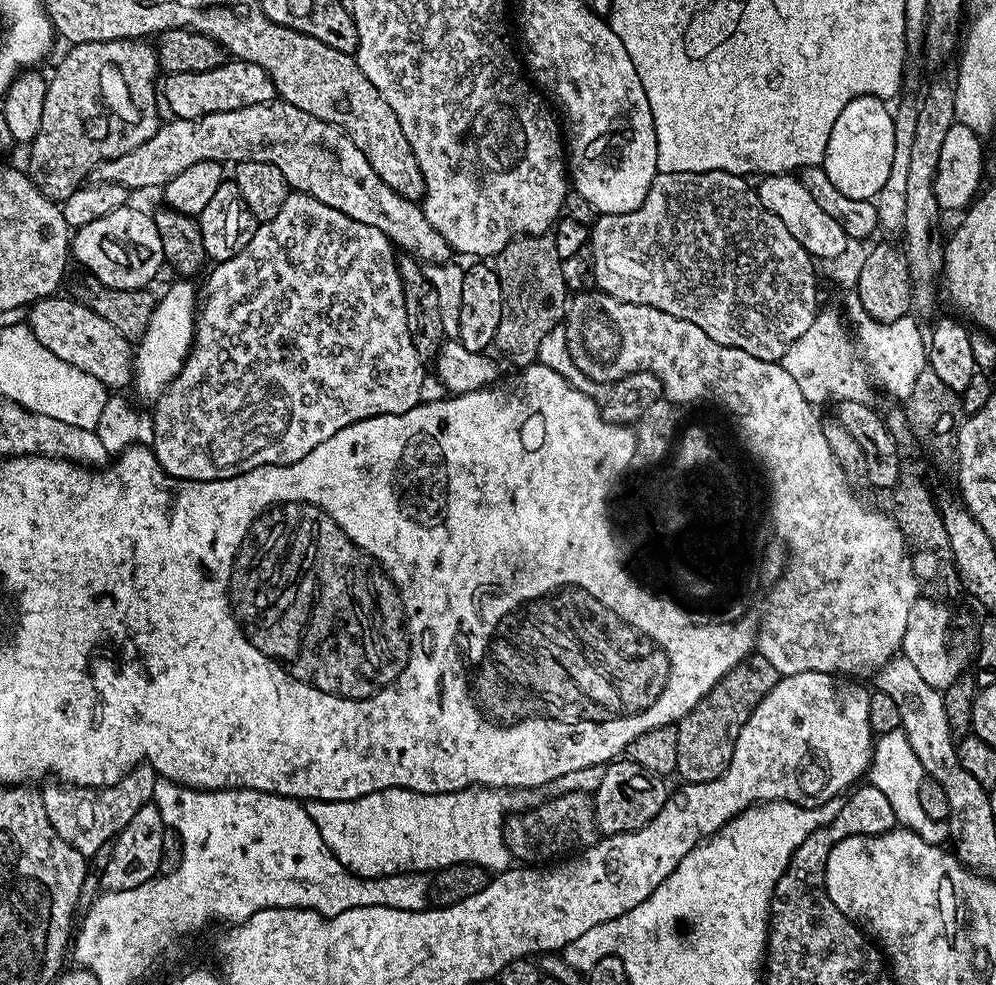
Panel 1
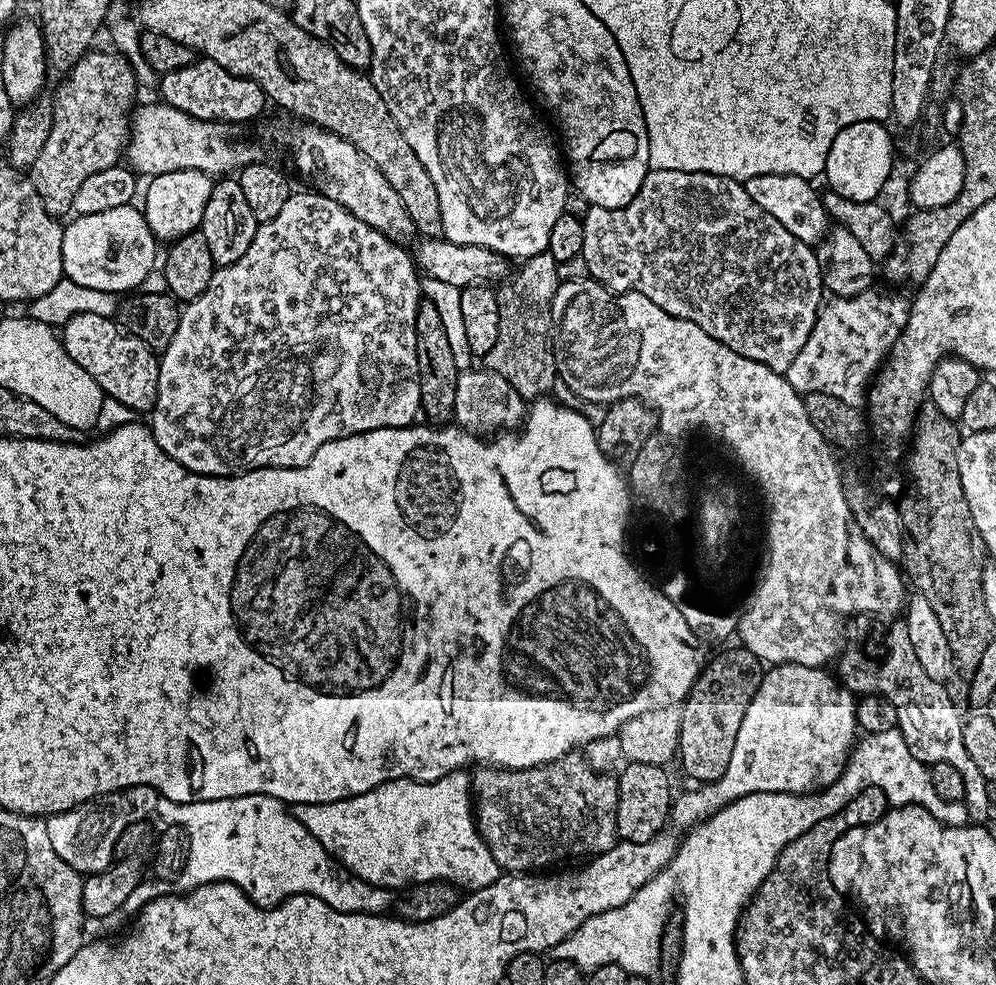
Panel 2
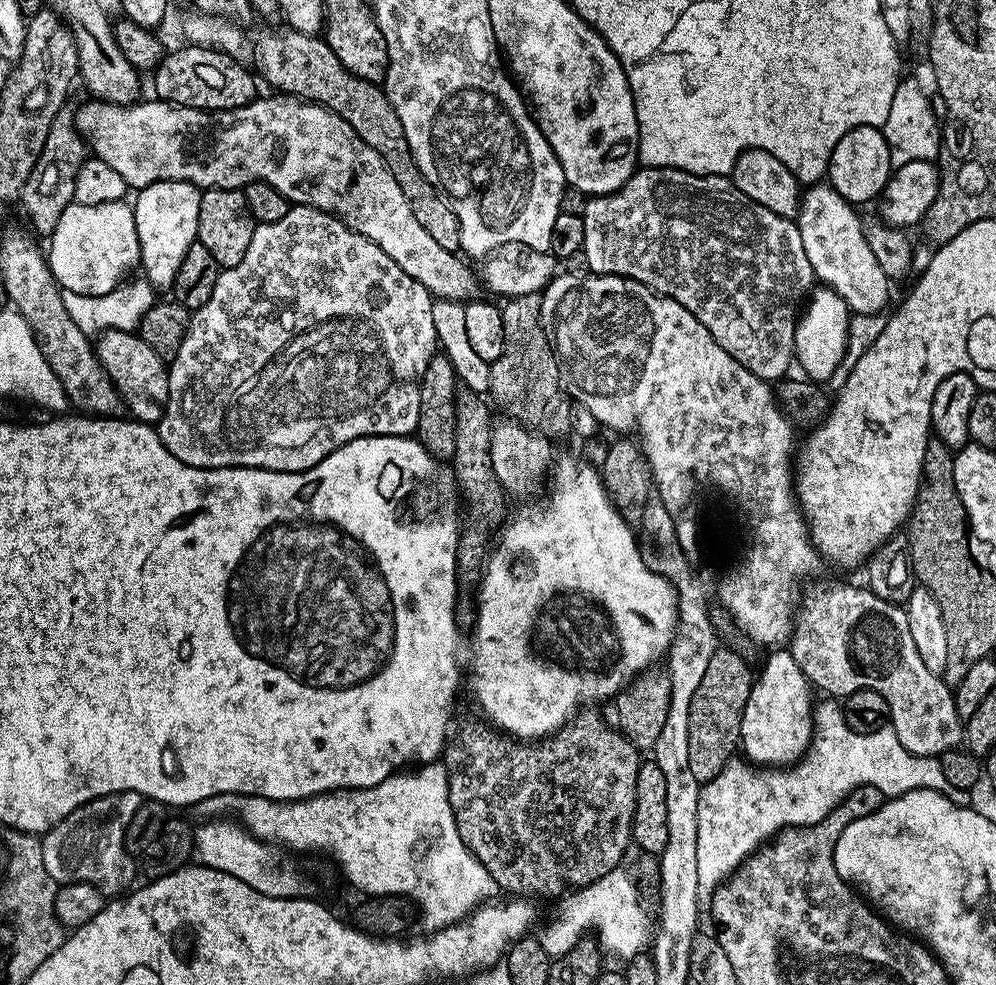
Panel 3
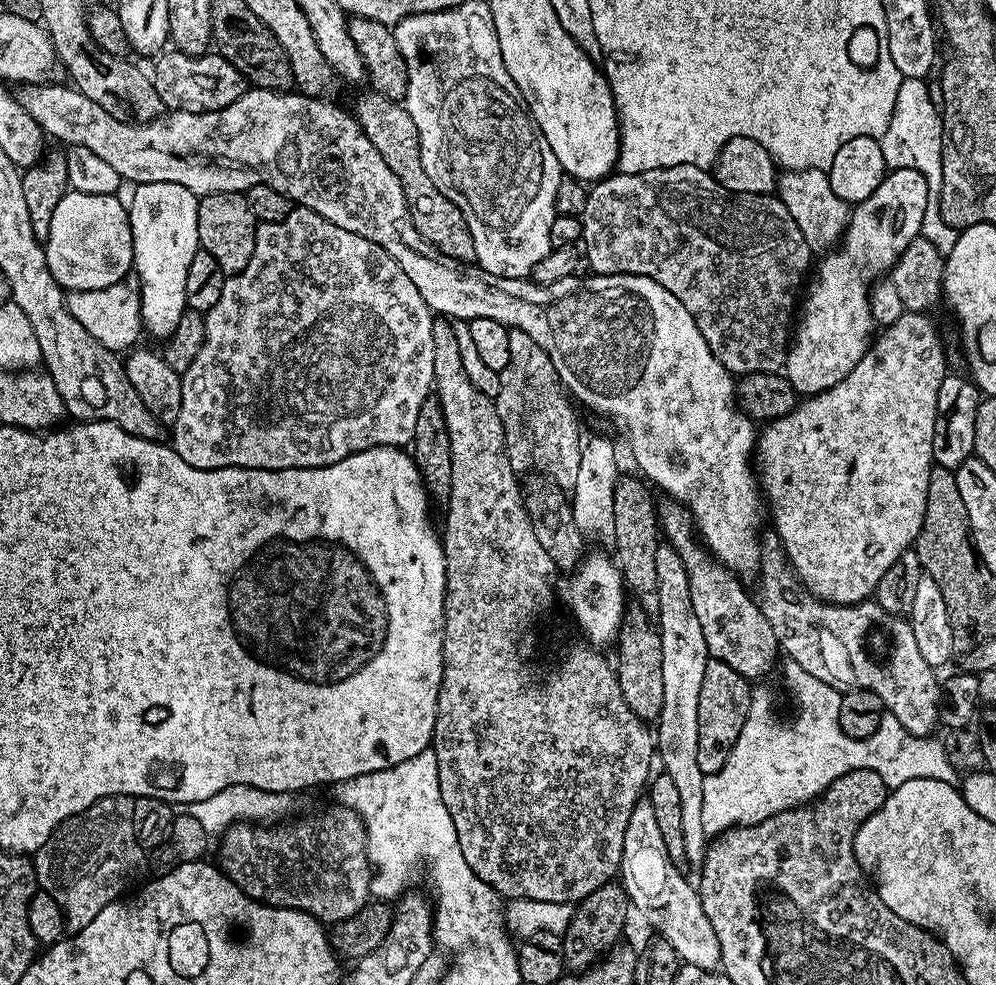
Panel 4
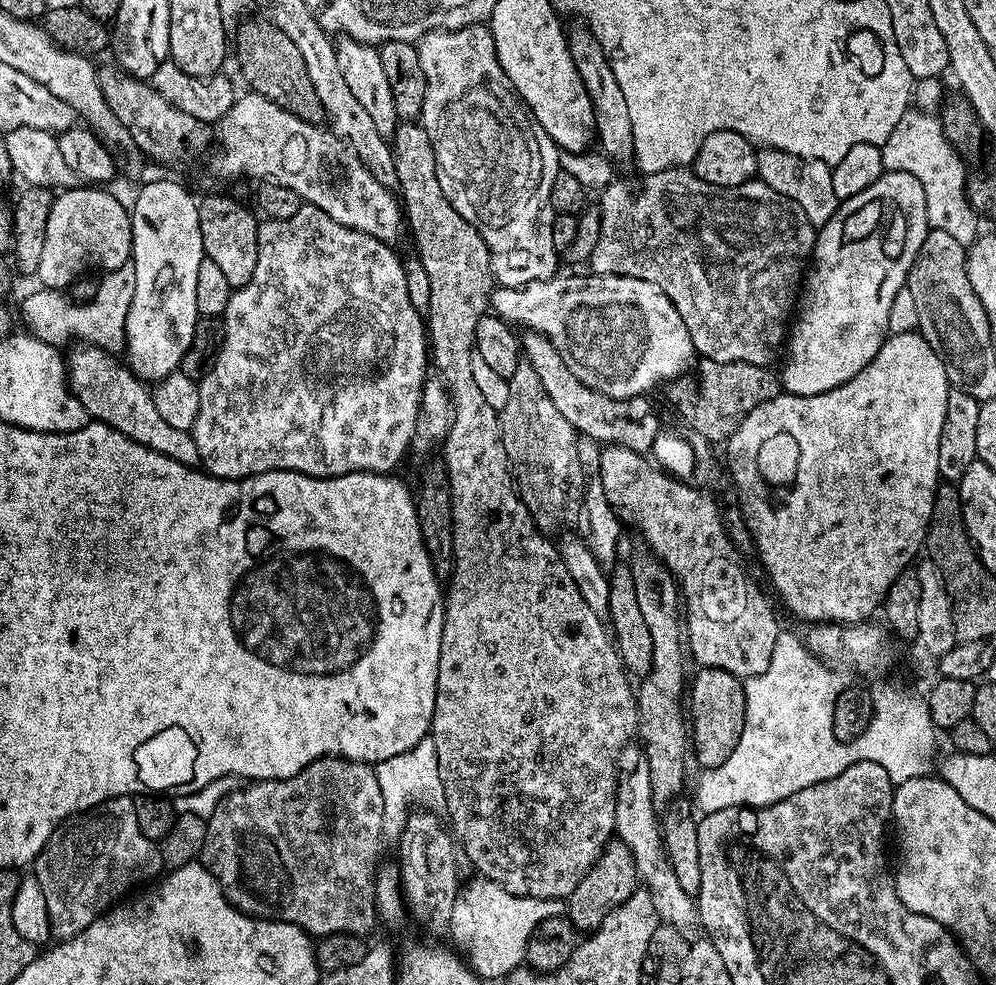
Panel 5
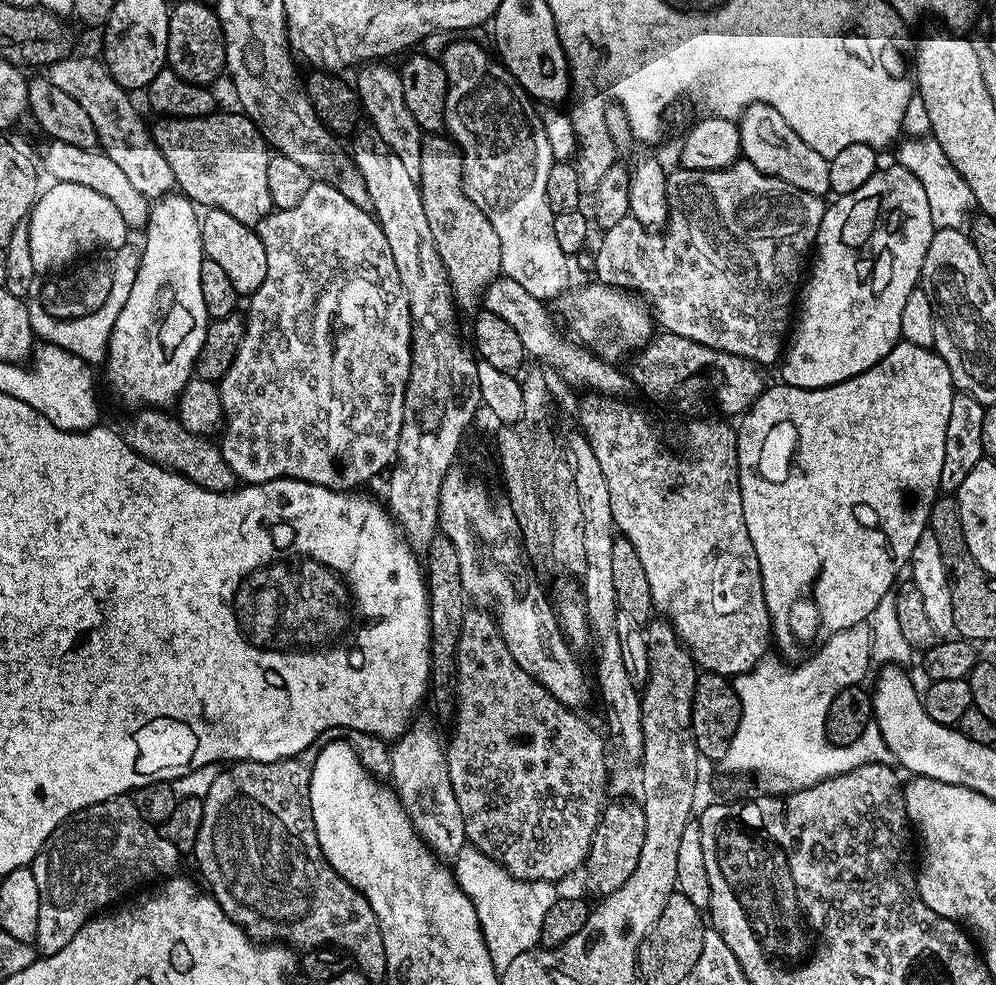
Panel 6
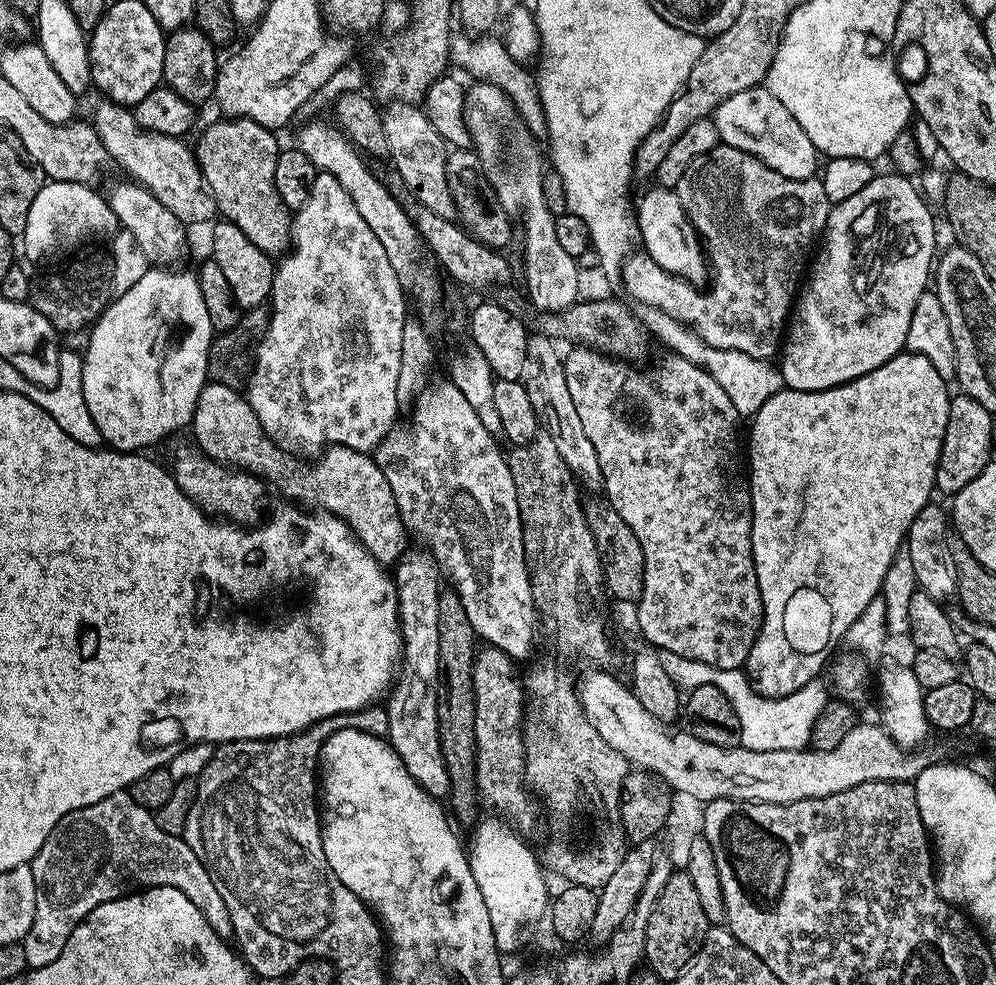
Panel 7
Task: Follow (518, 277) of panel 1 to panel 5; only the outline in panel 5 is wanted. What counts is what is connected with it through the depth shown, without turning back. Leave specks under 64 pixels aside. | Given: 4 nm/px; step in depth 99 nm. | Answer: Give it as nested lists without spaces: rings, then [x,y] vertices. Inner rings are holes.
[[[522,362],[508,379],[508,385],[510,402],[499,409],[502,446],[506,446],[506,458],[512,465],[516,491],[524,499],[536,523],[541,529],[548,530],[551,524],[566,519],[581,503],[586,487],[584,464],[580,461],[582,440],[546,394],[533,366]]]

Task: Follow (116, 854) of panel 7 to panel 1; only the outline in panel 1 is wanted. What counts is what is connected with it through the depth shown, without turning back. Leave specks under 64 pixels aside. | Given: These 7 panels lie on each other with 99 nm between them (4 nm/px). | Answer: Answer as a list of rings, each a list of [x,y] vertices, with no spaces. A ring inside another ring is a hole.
[[[145,762],[130,769],[117,784],[111,784],[109,788],[59,786],[43,789],[46,818],[50,818],[50,826],[54,826],[61,838],[74,846],[74,850],[78,850],[85,858],[92,858],[107,840],[115,841],[126,822],[130,822],[130,818],[134,818],[142,806],[152,803],[157,778],[152,765]]]

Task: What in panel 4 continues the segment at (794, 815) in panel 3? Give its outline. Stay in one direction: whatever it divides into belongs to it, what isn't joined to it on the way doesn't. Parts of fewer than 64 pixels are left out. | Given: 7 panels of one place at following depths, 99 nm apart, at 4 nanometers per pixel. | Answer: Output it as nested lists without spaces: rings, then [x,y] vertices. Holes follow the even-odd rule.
[[[785,659],[784,684],[792,691],[792,700],[796,703],[796,717],[789,724],[783,724],[772,713],[772,700],[766,693],[757,691],[752,698],[750,714],[746,718],[746,726],[742,726],[742,734],[738,734],[738,742],[734,742],[734,750],[730,750],[730,758],[714,774],[705,776],[702,803],[702,825],[708,834],[719,834],[729,828],[739,828],[750,824],[760,824],[779,812],[798,808],[816,799],[832,785],[842,774],[858,769],[874,770],[888,788],[894,789],[914,778],[932,778],[947,784],[956,784],[959,773],[946,759],[943,741],[931,736],[912,736],[898,722],[898,718],[887,712],[870,738],[850,738],[842,730],[838,722],[838,706],[841,689],[826,686],[826,682],[818,682],[814,674],[802,670],[798,662]]]

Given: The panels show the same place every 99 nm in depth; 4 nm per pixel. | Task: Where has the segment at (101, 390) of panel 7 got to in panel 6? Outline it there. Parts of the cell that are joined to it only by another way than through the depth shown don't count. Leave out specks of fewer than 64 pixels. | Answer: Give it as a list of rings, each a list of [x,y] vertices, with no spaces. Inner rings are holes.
[[[183,194],[161,196],[149,207],[148,226],[142,232],[144,244],[142,243],[141,266],[134,286],[131,287],[130,298],[118,314],[118,320],[109,336],[106,363],[103,365],[113,394],[128,404],[159,409],[175,405],[188,381],[193,379],[198,350],[202,350],[202,342],[206,342],[206,330],[210,323],[206,314],[206,302],[202,302],[200,275],[206,257],[200,222],[197,205]]]

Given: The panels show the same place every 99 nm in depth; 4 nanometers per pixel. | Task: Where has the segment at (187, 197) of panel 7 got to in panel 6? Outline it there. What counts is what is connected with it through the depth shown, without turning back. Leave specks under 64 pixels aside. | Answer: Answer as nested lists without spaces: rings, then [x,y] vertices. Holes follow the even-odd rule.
[[[71,56],[51,65],[48,72],[51,83],[74,98],[78,106],[89,115],[99,149],[120,167],[138,193],[149,200],[157,200],[175,189],[174,172],[152,140],[151,131],[147,123],[142,122],[129,97],[129,91],[114,82],[113,76],[101,59]]]

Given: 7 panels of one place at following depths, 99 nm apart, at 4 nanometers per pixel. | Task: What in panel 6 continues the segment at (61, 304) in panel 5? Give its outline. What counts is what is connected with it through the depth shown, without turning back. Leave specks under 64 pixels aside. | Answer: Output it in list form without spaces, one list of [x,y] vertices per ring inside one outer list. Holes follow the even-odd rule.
[[[129,242],[115,249],[113,256],[114,258],[112,257],[110,262],[112,272],[109,297],[92,314],[76,319],[56,319],[46,311],[40,301],[33,300],[27,303],[32,333],[37,339],[47,344],[60,346],[91,364],[101,363],[107,357],[109,336],[114,328],[114,323],[118,320],[118,314],[122,312],[122,307],[130,298],[131,287],[134,286],[134,281],[138,276],[138,268],[141,266],[141,249],[137,245],[134,247],[134,244]]]

